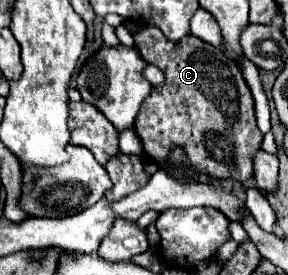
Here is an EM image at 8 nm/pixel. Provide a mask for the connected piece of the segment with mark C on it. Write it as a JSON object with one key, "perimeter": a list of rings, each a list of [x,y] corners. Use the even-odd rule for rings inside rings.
{"perimeter":[[[143,26],[133,36],[135,36],[135,46],[137,46],[141,58],[147,64],[157,66],[165,74],[165,82],[161,86],[151,88],[151,94],[141,104],[139,116],[135,120],[135,132],[141,138],[145,154],[151,156],[151,160],[155,164],[159,164],[161,170],[165,170],[171,148],[179,146],[185,150],[185,156],[189,162],[187,164],[189,172],[207,174],[217,180],[231,178],[237,182],[245,182],[245,180],[253,178],[253,158],[261,148],[263,134],[259,132],[259,128],[255,124],[251,90],[245,84],[241,72],[237,72],[237,68],[233,68],[233,64],[229,64],[229,60],[225,60],[225,54],[221,52],[221,48],[205,44],[203,40],[199,40],[197,36],[191,36],[191,34],[179,42],[171,42],[155,26]]]}

